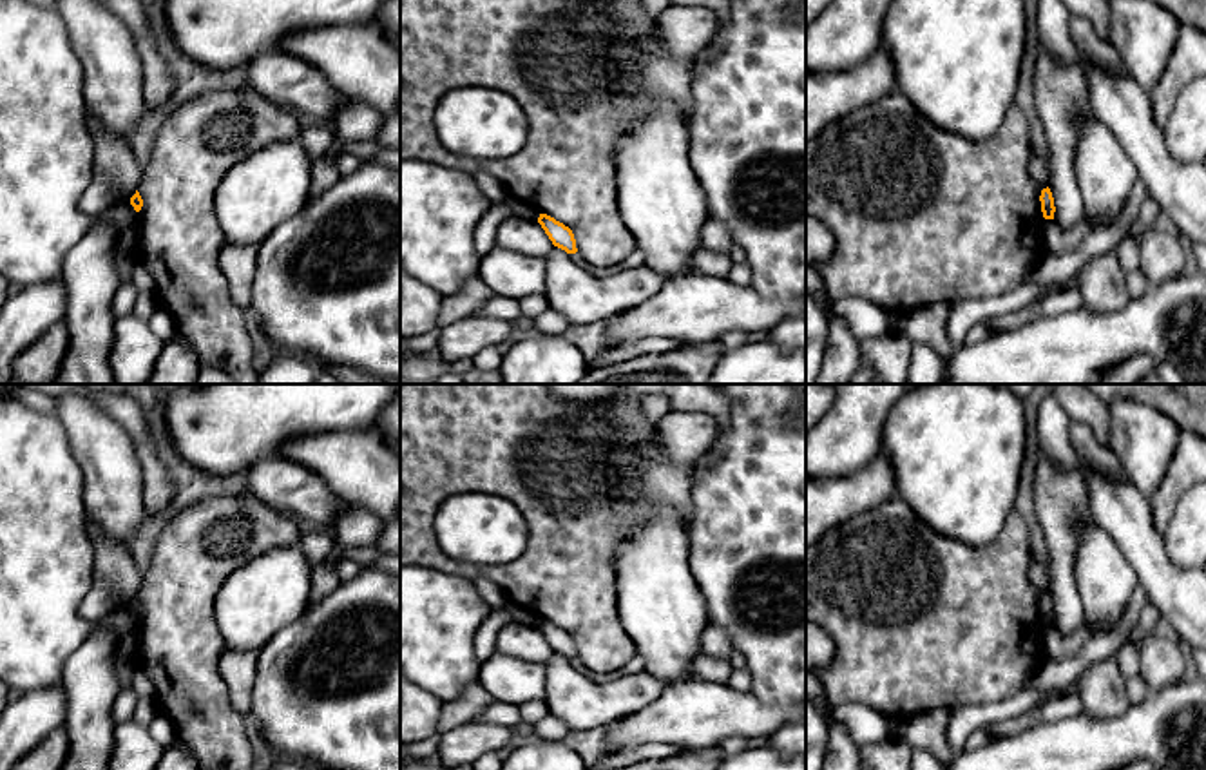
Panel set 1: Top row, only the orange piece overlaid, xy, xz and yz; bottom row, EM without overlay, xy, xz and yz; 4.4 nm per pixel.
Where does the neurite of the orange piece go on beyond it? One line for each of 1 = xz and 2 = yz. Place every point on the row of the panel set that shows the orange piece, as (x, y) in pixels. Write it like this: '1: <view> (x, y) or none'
1: none
2: none

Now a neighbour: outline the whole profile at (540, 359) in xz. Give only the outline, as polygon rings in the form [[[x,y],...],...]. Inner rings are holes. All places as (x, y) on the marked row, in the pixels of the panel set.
[[[540,332],[514,342],[500,364],[503,384],[576,384],[587,371],[581,350],[560,333]]]

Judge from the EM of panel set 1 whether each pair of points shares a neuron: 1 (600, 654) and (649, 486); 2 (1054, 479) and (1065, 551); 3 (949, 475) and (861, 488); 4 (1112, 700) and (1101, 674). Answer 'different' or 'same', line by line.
1: same
2: same
3: different
4: same

